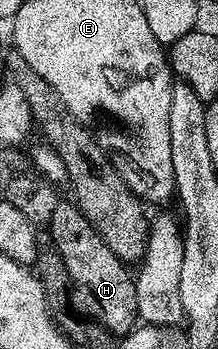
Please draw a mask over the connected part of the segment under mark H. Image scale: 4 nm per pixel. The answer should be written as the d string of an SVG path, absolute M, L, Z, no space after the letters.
M72 200L57 201L47 218L49 224L49 237L52 248L56 249L61 257L61 269L69 276L69 301L73 304L72 312L98 325L104 325L110 331L128 330L138 316L136 307L136 285L134 274L128 273L126 262L119 260L107 247L107 243L98 235L91 222L81 214L80 209Z

